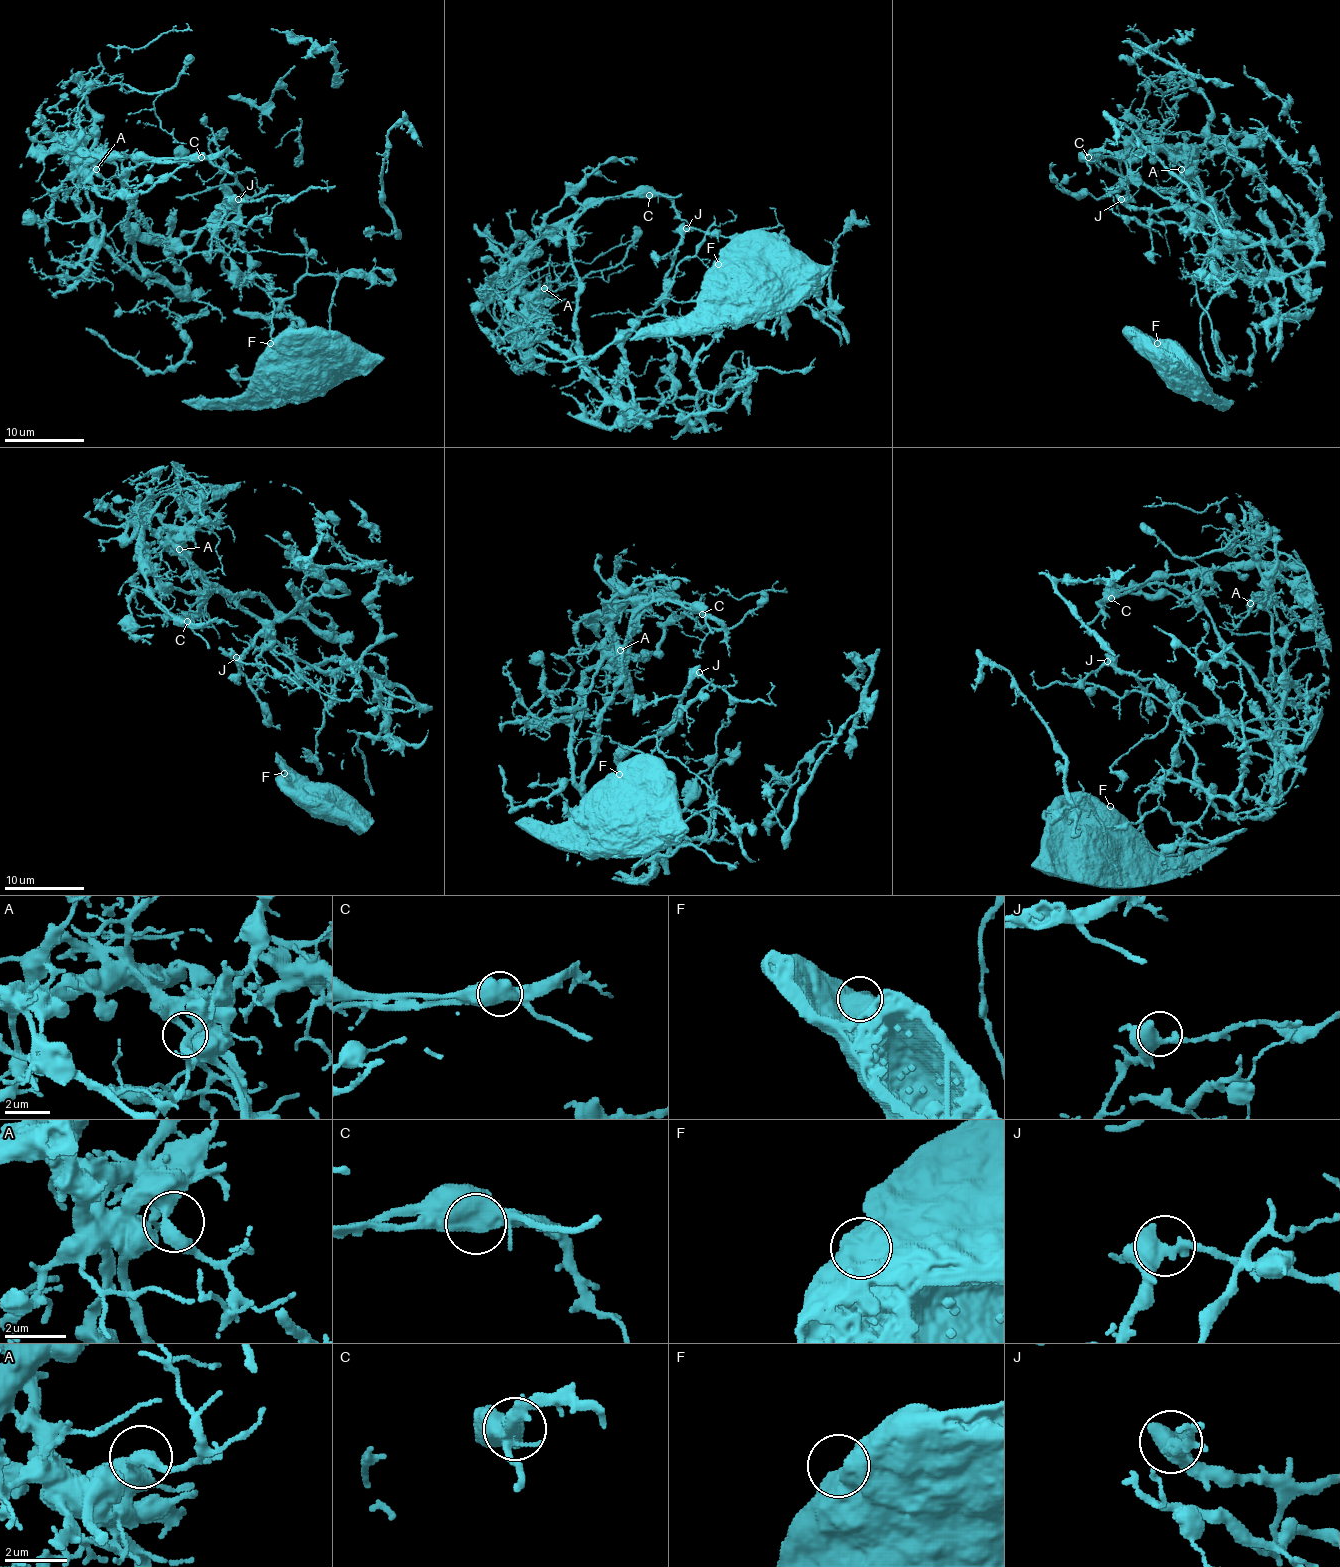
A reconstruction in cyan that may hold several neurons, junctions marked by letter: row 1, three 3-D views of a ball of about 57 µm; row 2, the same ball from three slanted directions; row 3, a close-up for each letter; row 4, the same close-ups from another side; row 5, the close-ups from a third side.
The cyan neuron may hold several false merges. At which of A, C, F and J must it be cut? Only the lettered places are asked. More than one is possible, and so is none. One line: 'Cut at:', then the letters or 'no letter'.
Cut at: C

